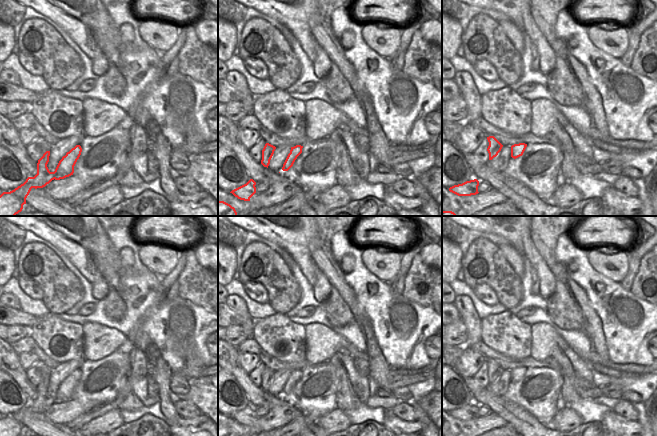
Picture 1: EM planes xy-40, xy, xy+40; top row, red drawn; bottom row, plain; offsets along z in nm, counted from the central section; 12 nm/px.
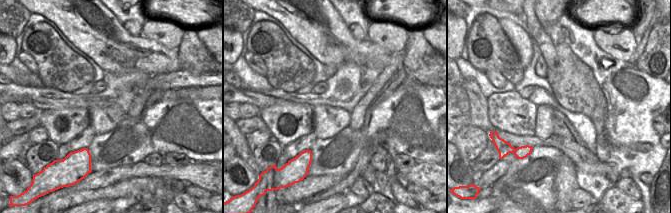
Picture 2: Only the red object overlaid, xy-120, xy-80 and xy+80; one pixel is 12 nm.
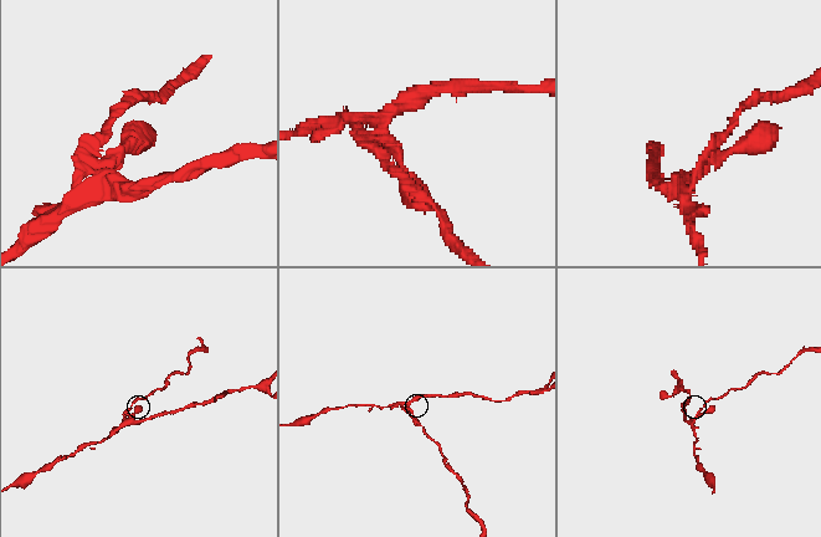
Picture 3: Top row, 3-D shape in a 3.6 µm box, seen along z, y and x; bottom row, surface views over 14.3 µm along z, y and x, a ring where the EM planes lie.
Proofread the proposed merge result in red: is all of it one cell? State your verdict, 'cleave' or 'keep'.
cleave

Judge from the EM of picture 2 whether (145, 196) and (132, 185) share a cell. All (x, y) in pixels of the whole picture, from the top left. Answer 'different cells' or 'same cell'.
different cells

